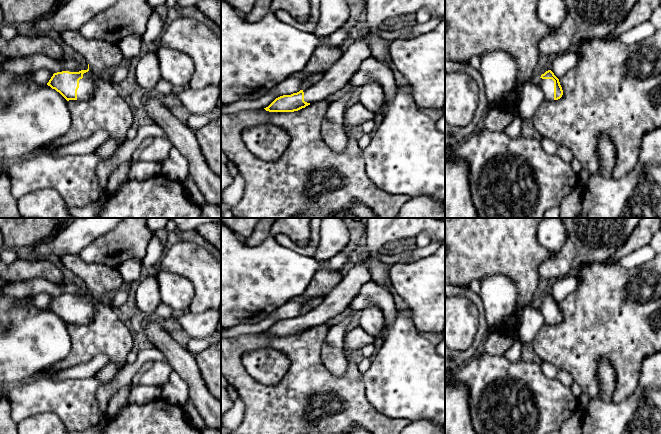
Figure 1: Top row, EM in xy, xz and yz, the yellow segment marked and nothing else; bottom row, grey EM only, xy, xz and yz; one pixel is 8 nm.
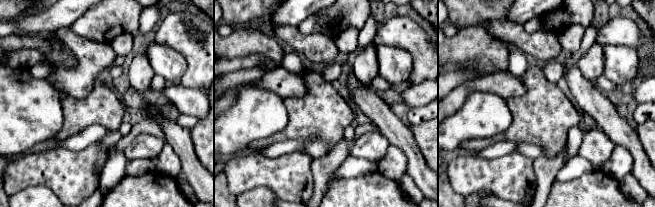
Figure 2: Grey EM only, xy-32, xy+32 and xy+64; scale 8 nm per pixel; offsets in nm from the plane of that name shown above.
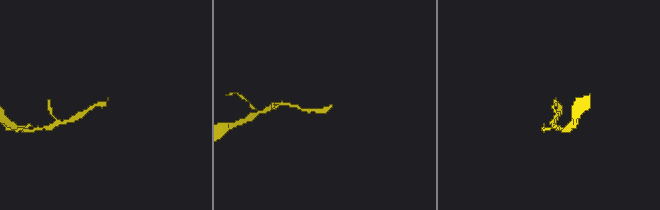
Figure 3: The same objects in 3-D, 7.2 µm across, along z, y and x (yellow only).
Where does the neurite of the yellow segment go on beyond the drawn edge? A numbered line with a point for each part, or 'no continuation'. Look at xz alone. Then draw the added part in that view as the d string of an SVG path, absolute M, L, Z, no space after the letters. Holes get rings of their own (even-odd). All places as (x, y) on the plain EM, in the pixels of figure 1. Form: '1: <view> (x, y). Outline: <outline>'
1: xz (339, 298). Outline: M360 262L356 263L324 298L315 303L312 309L303 311L304 325L313 328L327 324L349 307L363 285L371 280L367 267Z

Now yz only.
1: yz (547, 309). Outline: M539 302L538 308L544 318L544 322L547 325L554 325L554 305L552 303Z

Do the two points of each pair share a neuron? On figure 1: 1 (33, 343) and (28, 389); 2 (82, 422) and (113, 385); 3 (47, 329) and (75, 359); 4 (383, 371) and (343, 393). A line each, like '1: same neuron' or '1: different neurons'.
1: different neurons
2: different neurons
3: different neurons
4: different neurons

